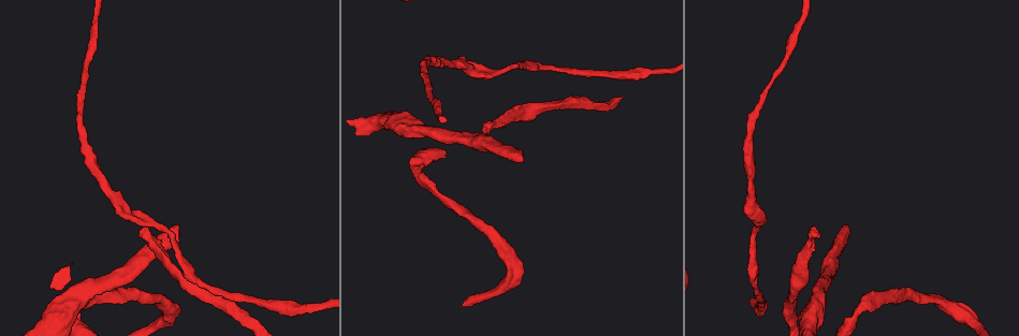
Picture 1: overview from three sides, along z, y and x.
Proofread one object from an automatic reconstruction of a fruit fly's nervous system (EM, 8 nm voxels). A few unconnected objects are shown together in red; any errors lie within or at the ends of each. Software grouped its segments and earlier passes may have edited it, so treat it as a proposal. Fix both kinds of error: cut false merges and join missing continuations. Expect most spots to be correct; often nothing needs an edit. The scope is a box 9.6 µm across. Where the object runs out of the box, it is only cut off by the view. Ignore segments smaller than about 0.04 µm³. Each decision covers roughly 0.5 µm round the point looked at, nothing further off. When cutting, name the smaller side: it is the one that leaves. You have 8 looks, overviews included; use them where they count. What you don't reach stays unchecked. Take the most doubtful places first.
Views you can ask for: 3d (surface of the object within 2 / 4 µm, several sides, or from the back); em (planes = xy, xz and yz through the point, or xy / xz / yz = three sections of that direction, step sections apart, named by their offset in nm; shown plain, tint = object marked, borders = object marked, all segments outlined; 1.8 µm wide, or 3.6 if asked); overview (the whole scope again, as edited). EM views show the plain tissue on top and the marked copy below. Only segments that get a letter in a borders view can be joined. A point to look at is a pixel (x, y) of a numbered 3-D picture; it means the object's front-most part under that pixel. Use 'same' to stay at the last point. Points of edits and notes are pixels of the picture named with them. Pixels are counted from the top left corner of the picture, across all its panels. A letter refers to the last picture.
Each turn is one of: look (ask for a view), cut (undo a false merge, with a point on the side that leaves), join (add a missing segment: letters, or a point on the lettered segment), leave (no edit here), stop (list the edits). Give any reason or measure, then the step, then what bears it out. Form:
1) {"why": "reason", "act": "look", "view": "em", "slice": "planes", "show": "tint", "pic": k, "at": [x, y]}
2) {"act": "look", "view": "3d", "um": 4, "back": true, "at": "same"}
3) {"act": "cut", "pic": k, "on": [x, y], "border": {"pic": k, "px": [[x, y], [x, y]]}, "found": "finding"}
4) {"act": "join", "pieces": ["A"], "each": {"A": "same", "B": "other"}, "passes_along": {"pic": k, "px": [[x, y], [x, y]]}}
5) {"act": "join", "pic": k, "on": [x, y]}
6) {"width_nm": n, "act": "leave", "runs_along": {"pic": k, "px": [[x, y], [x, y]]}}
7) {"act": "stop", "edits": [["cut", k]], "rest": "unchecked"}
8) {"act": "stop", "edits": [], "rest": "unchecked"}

{"why": "free end", "act": "look", "view": "3d", "um": 4, "pic": 1, "at": [819, 237]}

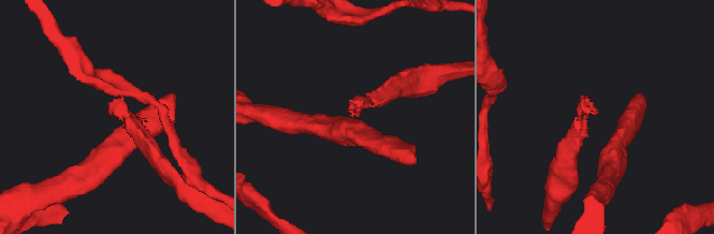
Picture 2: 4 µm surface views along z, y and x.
{"why": "now the EM", "act": "look", "view": "em", "slice": "planes", "show": "tint", "pic": 2, "at": [107, 111]}

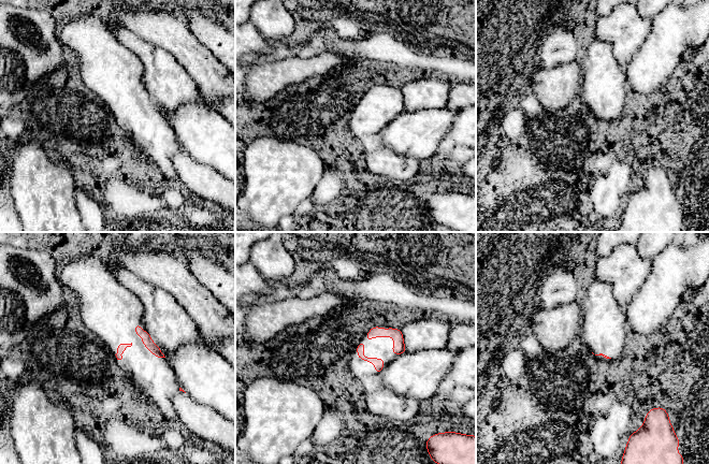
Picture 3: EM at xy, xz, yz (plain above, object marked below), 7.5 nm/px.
{"act": "look", "view": "em", "slice": "planes", "show": "borders", "at": "same"}

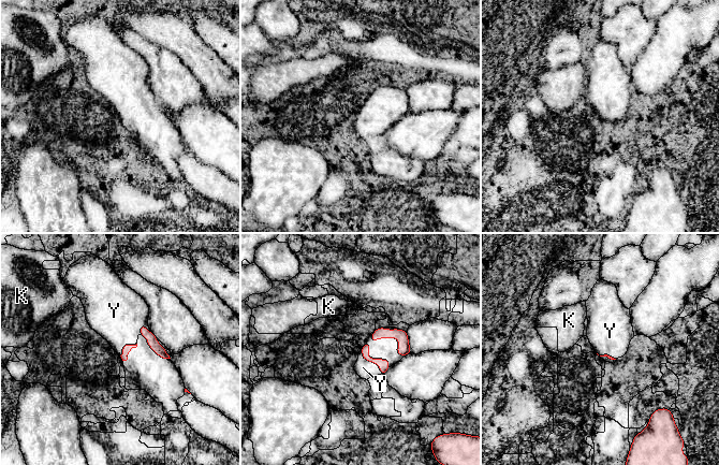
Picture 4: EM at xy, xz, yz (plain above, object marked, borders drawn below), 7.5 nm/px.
{"act": "join", "pieces": ["Y"], "each": {"K": "other", "Y": "same"}, "passes_along": {"pic": 4, "px": [[383, 364], [370, 363], [363, 367]]}, "found": "the neuron continues"}

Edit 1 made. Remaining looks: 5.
{"act": "look", "view": "overview"}

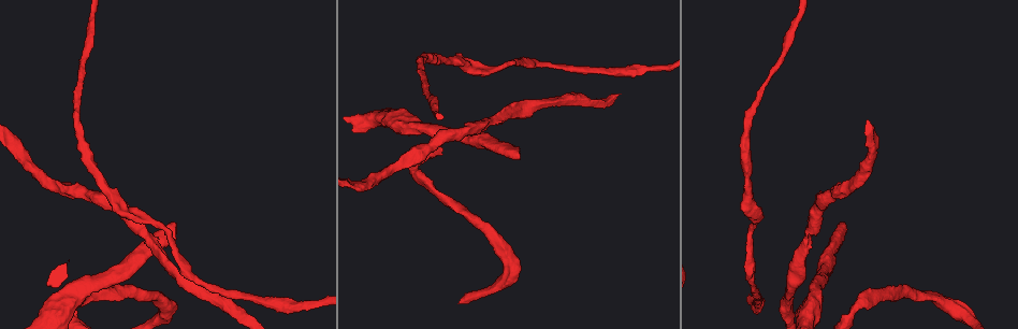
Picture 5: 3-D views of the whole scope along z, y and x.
{"why": "sudden change in width", "act": "look", "view": "em", "um": 3.6, "slice": "xz", "step": 4, "show": "tint", "pic": 5, "at": [69, 298]}

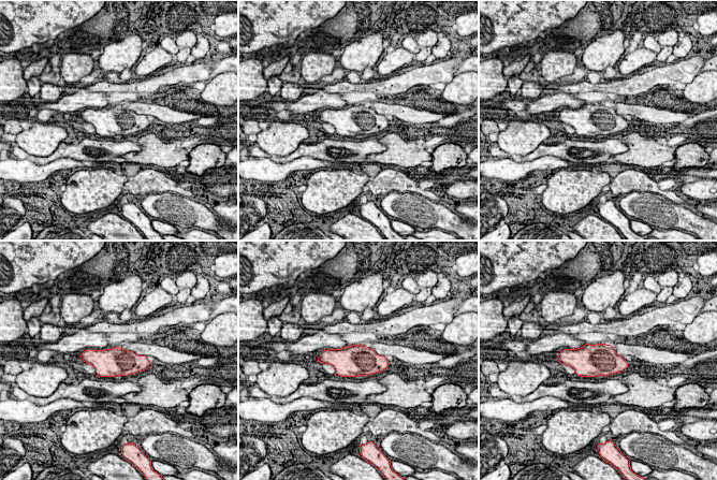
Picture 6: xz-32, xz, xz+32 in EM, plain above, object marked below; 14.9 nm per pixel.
{"why": "another direction", "act": "look", "view": "em", "um": 3.6, "slice": "planes", "show": "borders", "at": "same"}

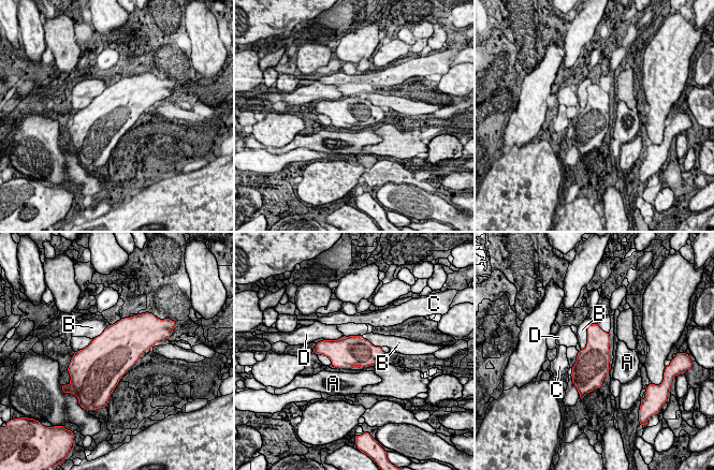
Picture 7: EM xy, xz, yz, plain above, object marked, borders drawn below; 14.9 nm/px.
{"width_nm": 480, "longest_contact_nm": ["B", 440], "act": "leave", "each": {"A": "other", "B": "other", "C": "other", "D": "other"}, "found": "one neuron here"}

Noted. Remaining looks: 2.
{"why": "sudden change in width", "act": "look", "view": "em", "slice": "xy", "step": 4, "show": "tint", "pic": 5, "at": [506, 283]}

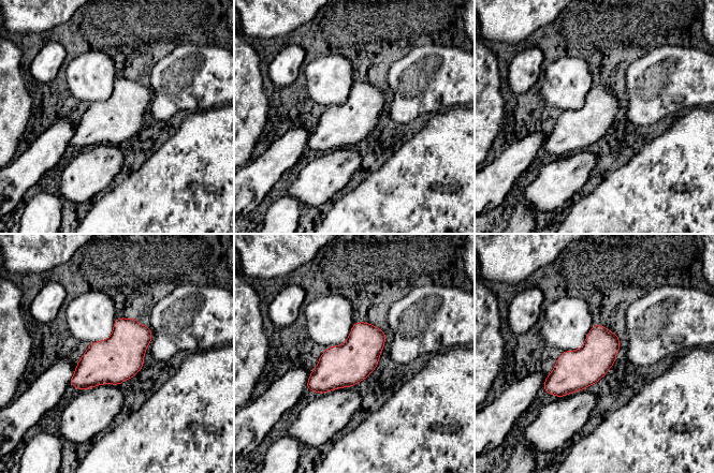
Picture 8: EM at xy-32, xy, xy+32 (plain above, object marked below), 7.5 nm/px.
{"why": "cut it another way", "act": "look", "view": "em", "slice": "planes", "show": "borders", "at": "same"}

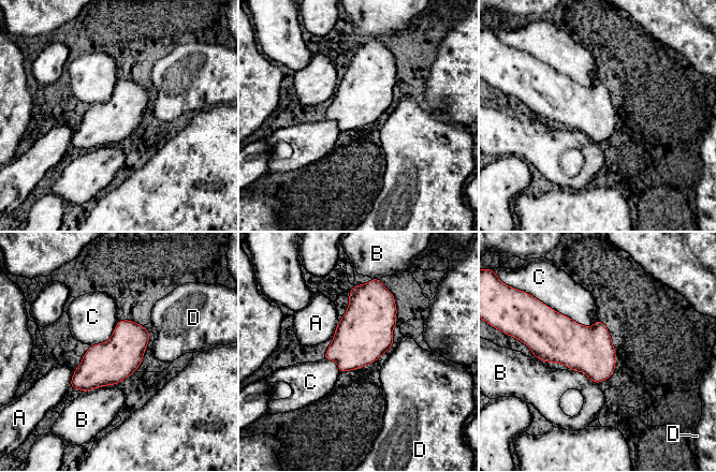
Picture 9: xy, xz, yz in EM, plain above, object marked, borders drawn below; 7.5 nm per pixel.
{"width_nm": 320, "longest_contact_nm": ["C", 440], "act": "leave", "each": {"A": "other", "B": "other", "C": "other", "D": "other"}, "found": "all the same neuron"}

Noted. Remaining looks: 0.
{"act": "stop", "edits": [["join", 4]], "rest": "unchecked"}

